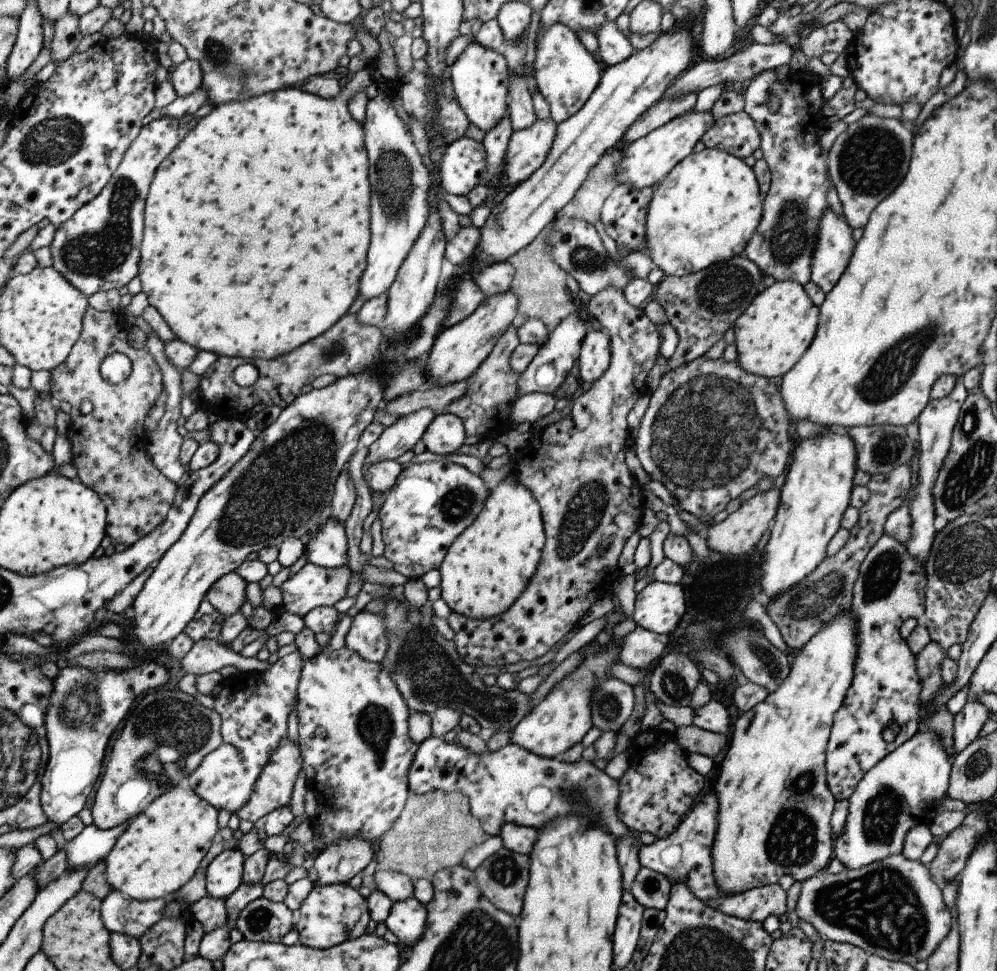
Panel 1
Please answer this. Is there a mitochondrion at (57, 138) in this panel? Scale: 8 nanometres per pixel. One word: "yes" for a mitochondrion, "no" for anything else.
yes

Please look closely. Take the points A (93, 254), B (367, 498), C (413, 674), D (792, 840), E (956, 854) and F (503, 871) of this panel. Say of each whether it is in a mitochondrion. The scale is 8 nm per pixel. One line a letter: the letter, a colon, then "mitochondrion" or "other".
A: mitochondrion
B: other
C: mitochondrion
D: mitochondrion
E: other
F: mitochondrion

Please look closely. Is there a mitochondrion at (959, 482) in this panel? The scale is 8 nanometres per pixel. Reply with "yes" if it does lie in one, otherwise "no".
yes

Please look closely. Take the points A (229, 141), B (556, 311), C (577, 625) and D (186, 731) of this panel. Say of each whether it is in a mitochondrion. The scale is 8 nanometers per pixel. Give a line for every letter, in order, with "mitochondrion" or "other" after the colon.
A: other
B: other
C: other
D: mitochondrion

